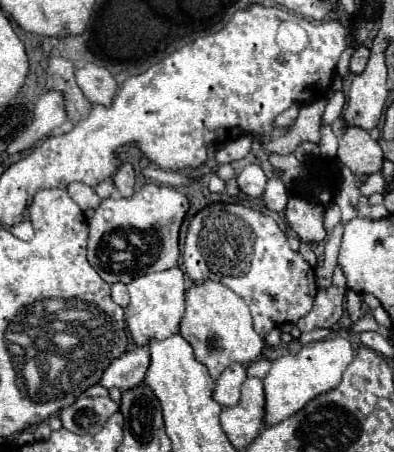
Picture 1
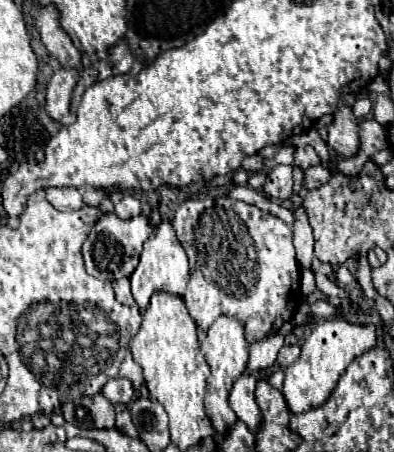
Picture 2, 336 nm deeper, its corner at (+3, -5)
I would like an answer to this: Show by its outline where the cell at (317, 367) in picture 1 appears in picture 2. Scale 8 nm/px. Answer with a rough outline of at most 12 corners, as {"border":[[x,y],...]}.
{"border":[[319,321],[285,369],[291,413],[327,401],[375,325]]}

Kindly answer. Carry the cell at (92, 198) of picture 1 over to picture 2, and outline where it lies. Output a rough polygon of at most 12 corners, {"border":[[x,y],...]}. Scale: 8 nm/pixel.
{"border":[[75,187],[45,189],[47,201],[59,211],[85,205]]}

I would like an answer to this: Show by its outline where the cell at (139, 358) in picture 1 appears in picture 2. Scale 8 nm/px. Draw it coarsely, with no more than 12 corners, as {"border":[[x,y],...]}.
{"border":[[111,379],[101,391],[111,403],[129,403],[127,379]]}

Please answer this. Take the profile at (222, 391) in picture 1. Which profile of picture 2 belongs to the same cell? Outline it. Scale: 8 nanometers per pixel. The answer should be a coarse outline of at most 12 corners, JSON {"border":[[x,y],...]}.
{"border":[[243,373],[229,395],[231,409],[251,431],[261,429],[257,379]]}

